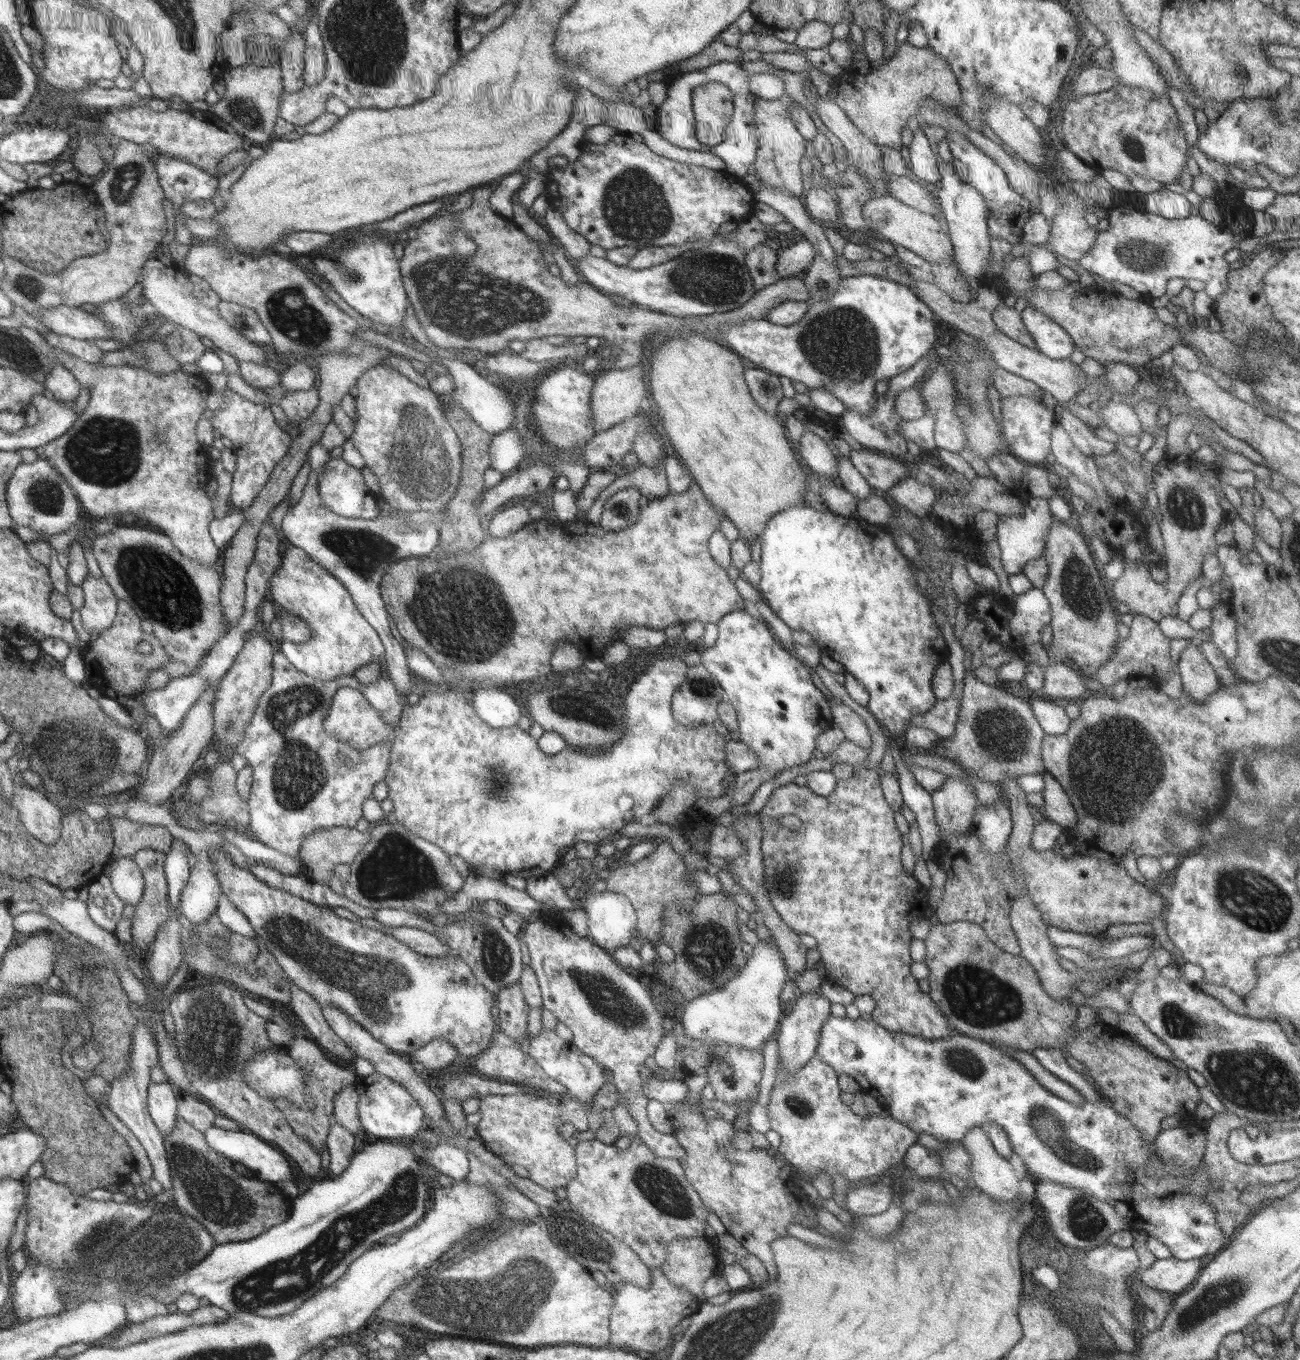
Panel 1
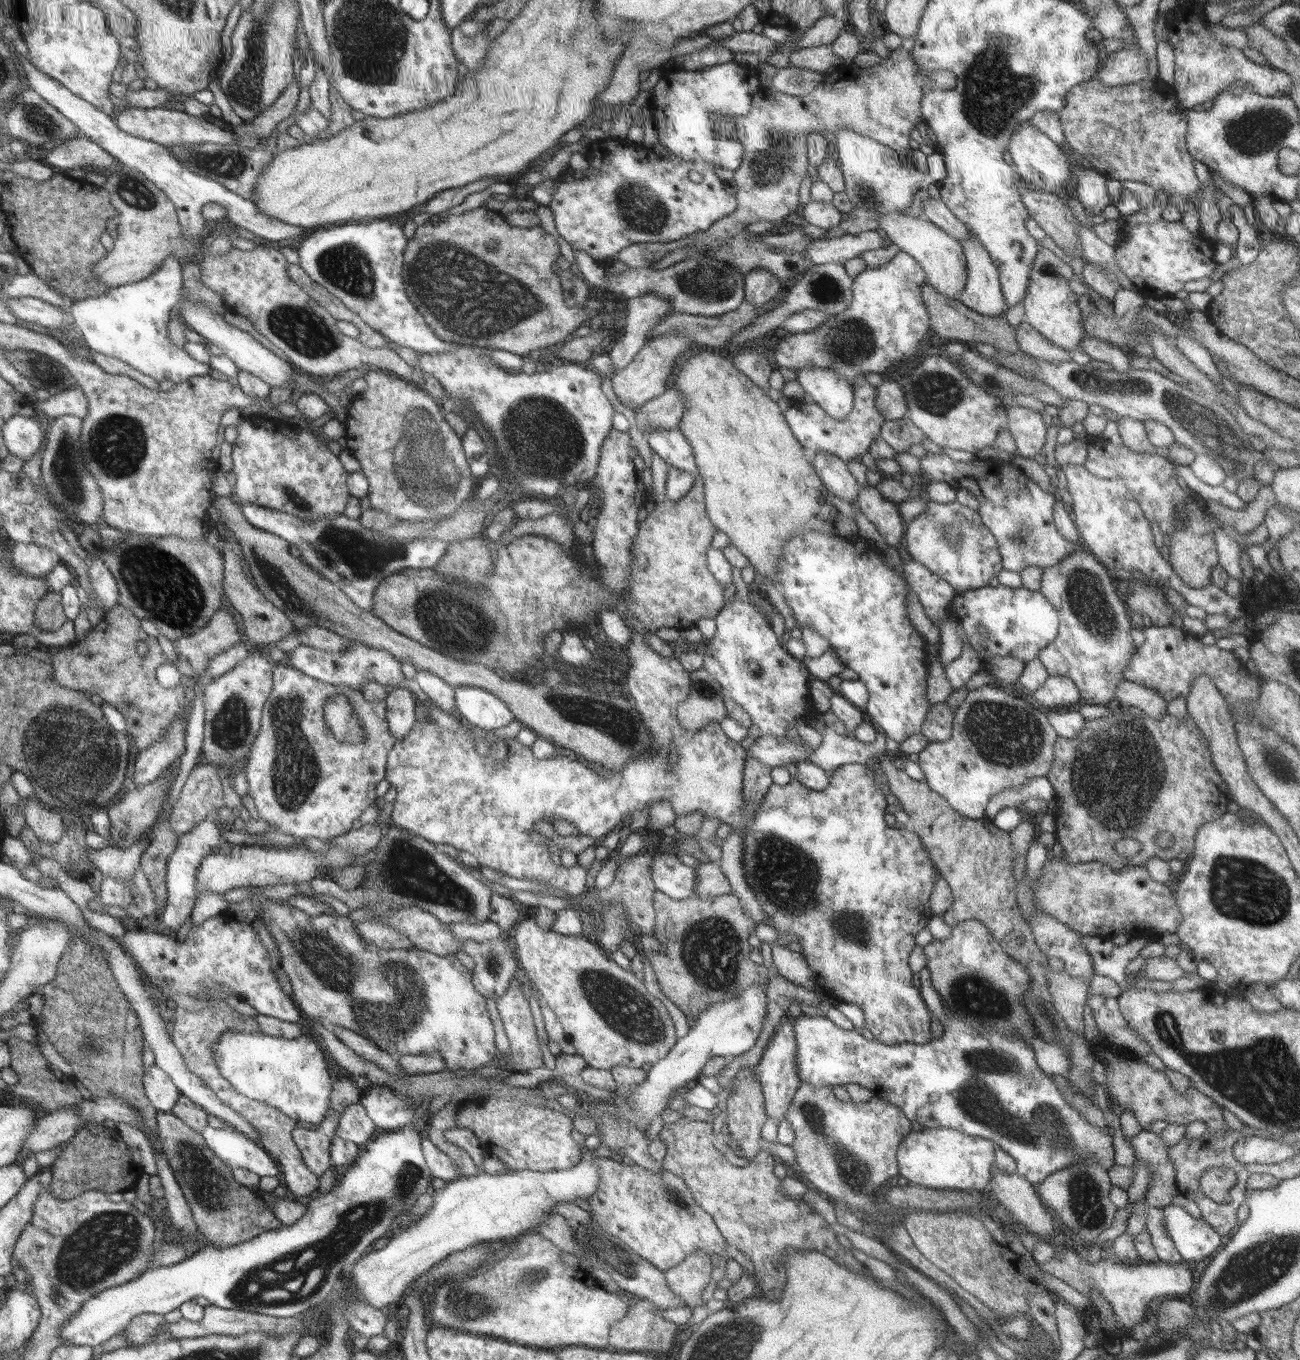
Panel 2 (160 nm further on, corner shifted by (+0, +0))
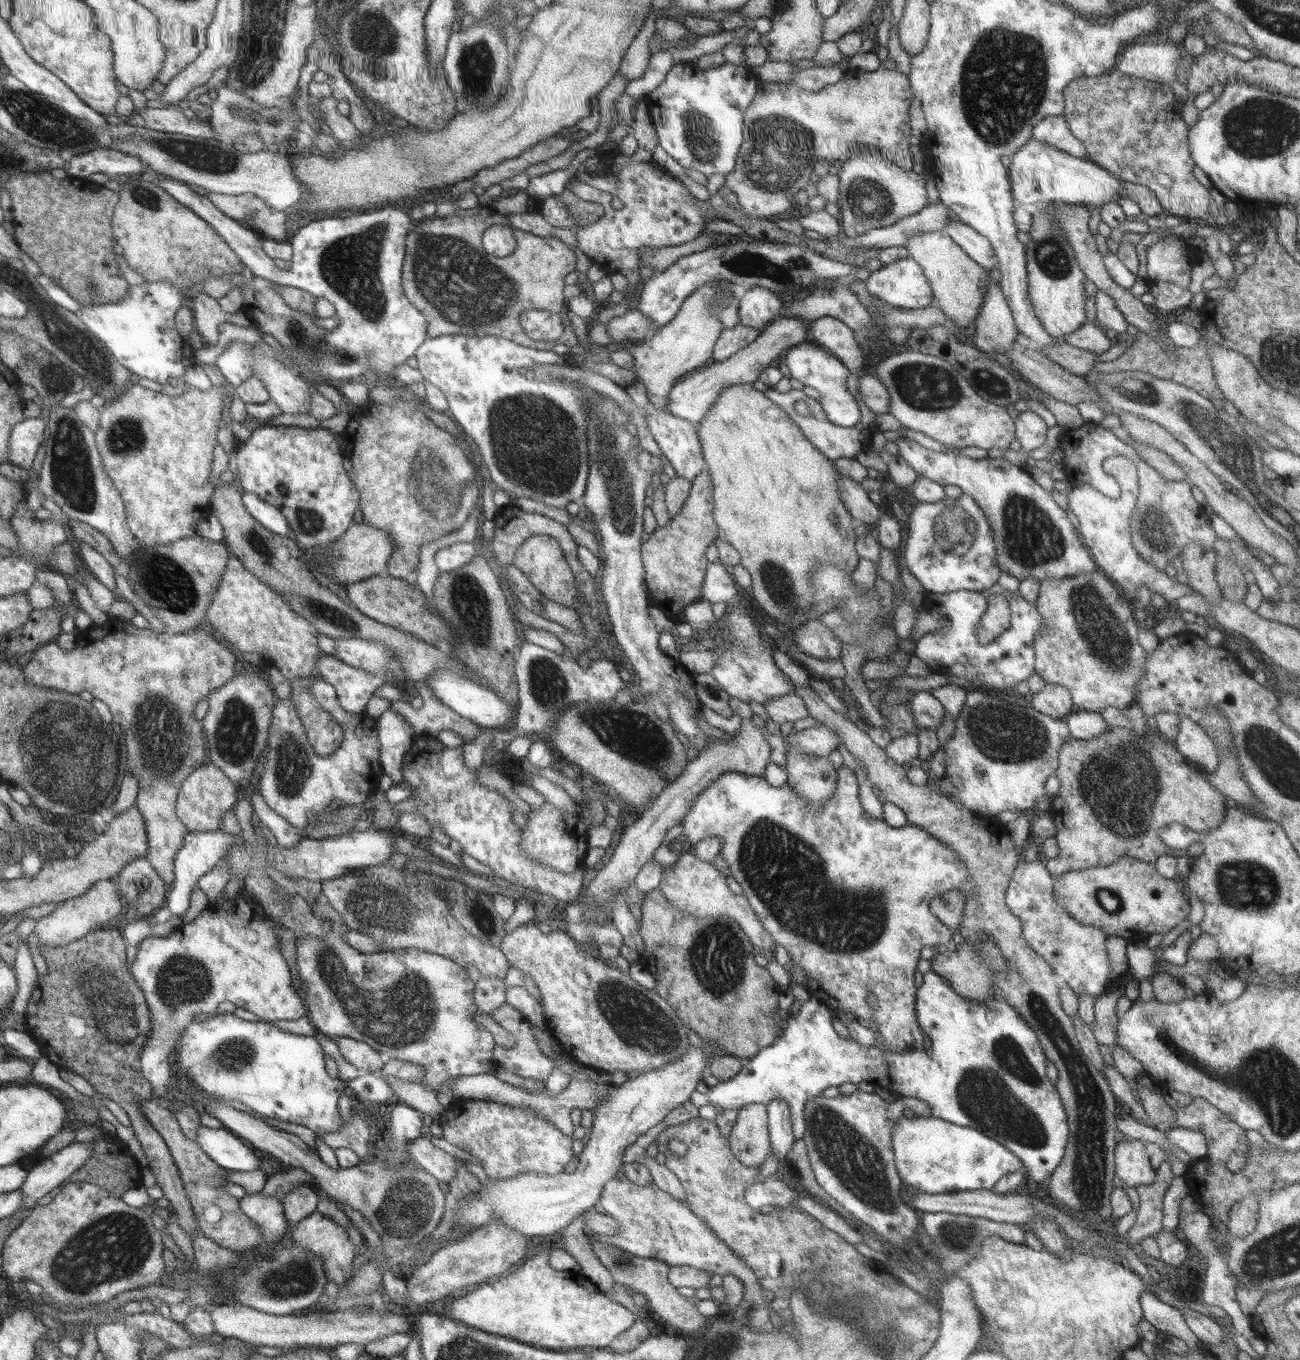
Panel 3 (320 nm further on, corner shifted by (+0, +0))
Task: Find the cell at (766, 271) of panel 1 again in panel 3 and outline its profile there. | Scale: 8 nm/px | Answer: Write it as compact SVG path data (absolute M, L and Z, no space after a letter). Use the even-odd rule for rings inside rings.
M756 287L740 296L739 324L750 328L763 328L775 320L783 310L784 297L768 289Z

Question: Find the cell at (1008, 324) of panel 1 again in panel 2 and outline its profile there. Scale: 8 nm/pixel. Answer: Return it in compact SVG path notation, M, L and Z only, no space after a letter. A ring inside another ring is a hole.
M1025 320L1014 330L1019 347L1026 355L1050 364L1060 364L1061 362L1072 360L1073 354L1071 351L1054 345L1052 341L1049 341Z

